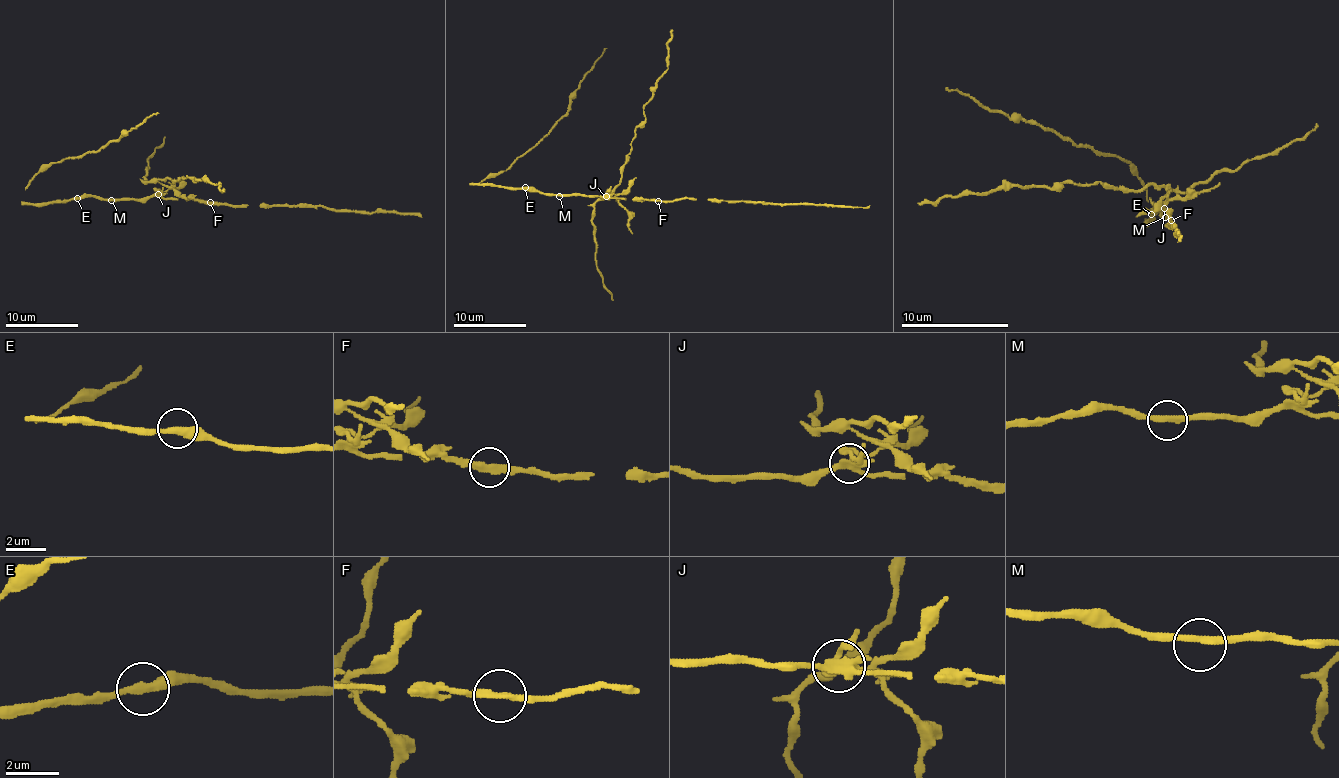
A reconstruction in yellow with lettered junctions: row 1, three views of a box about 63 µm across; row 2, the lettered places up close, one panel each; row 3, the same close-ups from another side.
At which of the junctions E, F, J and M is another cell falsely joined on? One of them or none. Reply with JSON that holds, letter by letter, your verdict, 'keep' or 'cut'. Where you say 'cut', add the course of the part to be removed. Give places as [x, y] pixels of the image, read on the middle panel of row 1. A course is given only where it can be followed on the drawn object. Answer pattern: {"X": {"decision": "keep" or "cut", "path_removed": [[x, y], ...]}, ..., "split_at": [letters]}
{"E": {"decision": "keep"}, "F": {"decision": "keep"}, "J": {"decision": "cut", "path_removed": [[605, 196], [614, 198], [607, 196], [620, 182], [634, 131], [645, 120], [643, 105], [667, 69], [671, 28]]}, "M": {"decision": "keep"}, "split_at": ["J"]}

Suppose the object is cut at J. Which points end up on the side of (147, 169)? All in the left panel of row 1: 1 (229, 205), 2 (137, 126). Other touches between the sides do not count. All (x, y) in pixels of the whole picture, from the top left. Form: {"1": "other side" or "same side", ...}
{"1": "other side", "2": "other side"}

